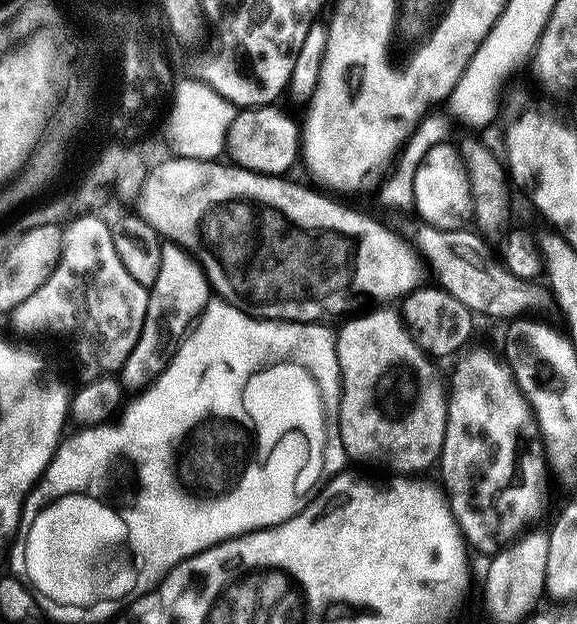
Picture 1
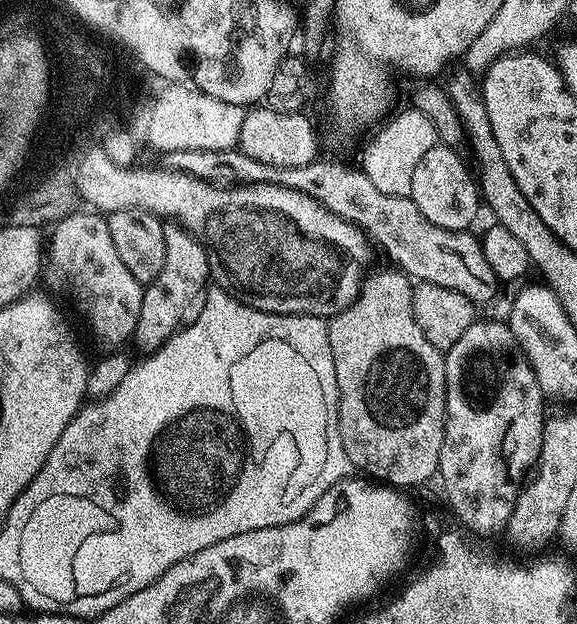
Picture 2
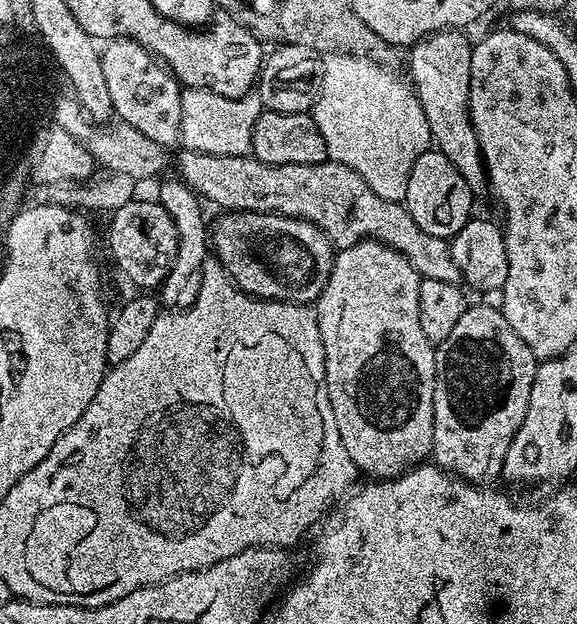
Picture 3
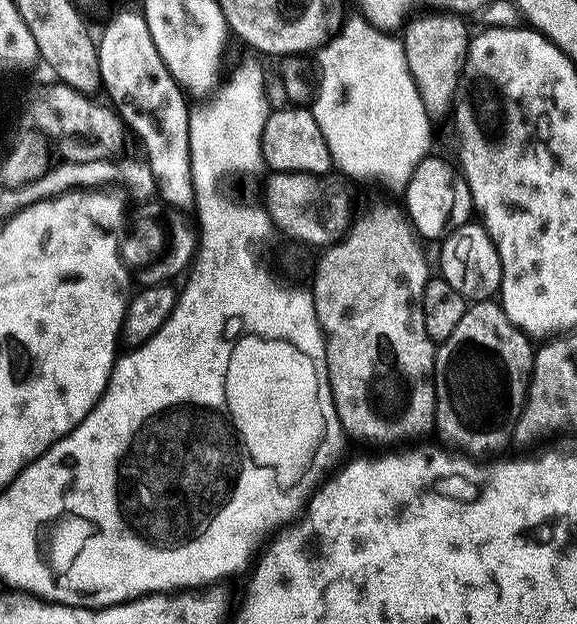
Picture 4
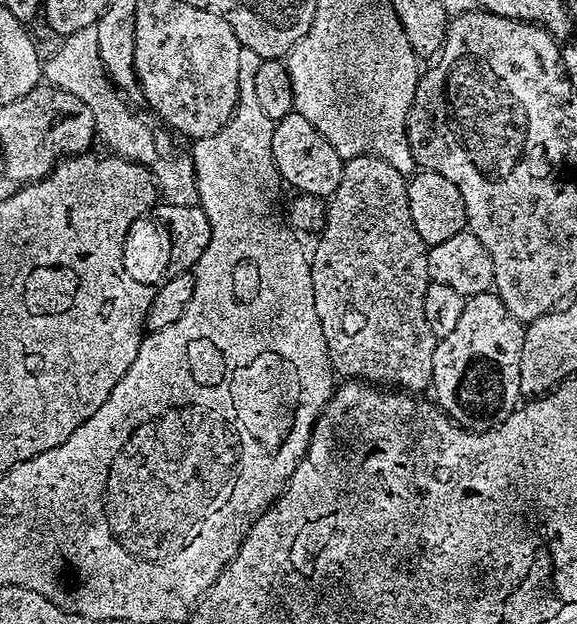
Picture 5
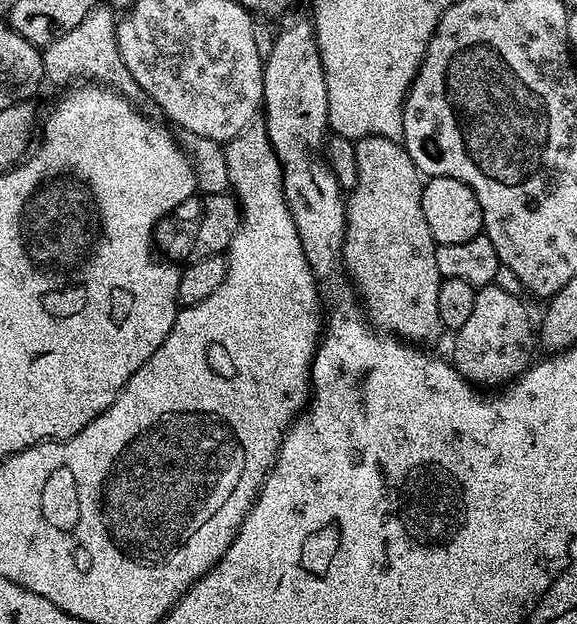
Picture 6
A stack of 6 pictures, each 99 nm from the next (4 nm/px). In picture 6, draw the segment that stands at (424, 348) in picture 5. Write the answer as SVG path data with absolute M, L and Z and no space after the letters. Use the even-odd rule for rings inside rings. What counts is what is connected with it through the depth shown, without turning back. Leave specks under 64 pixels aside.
M381 136L355 141L354 162L356 185L347 193L344 205L343 267L373 328L413 346L428 346L431 340L442 335L438 318L438 290L442 277L436 261L438 245L426 226L426 218L422 218L422 173L414 166L403 143Z

